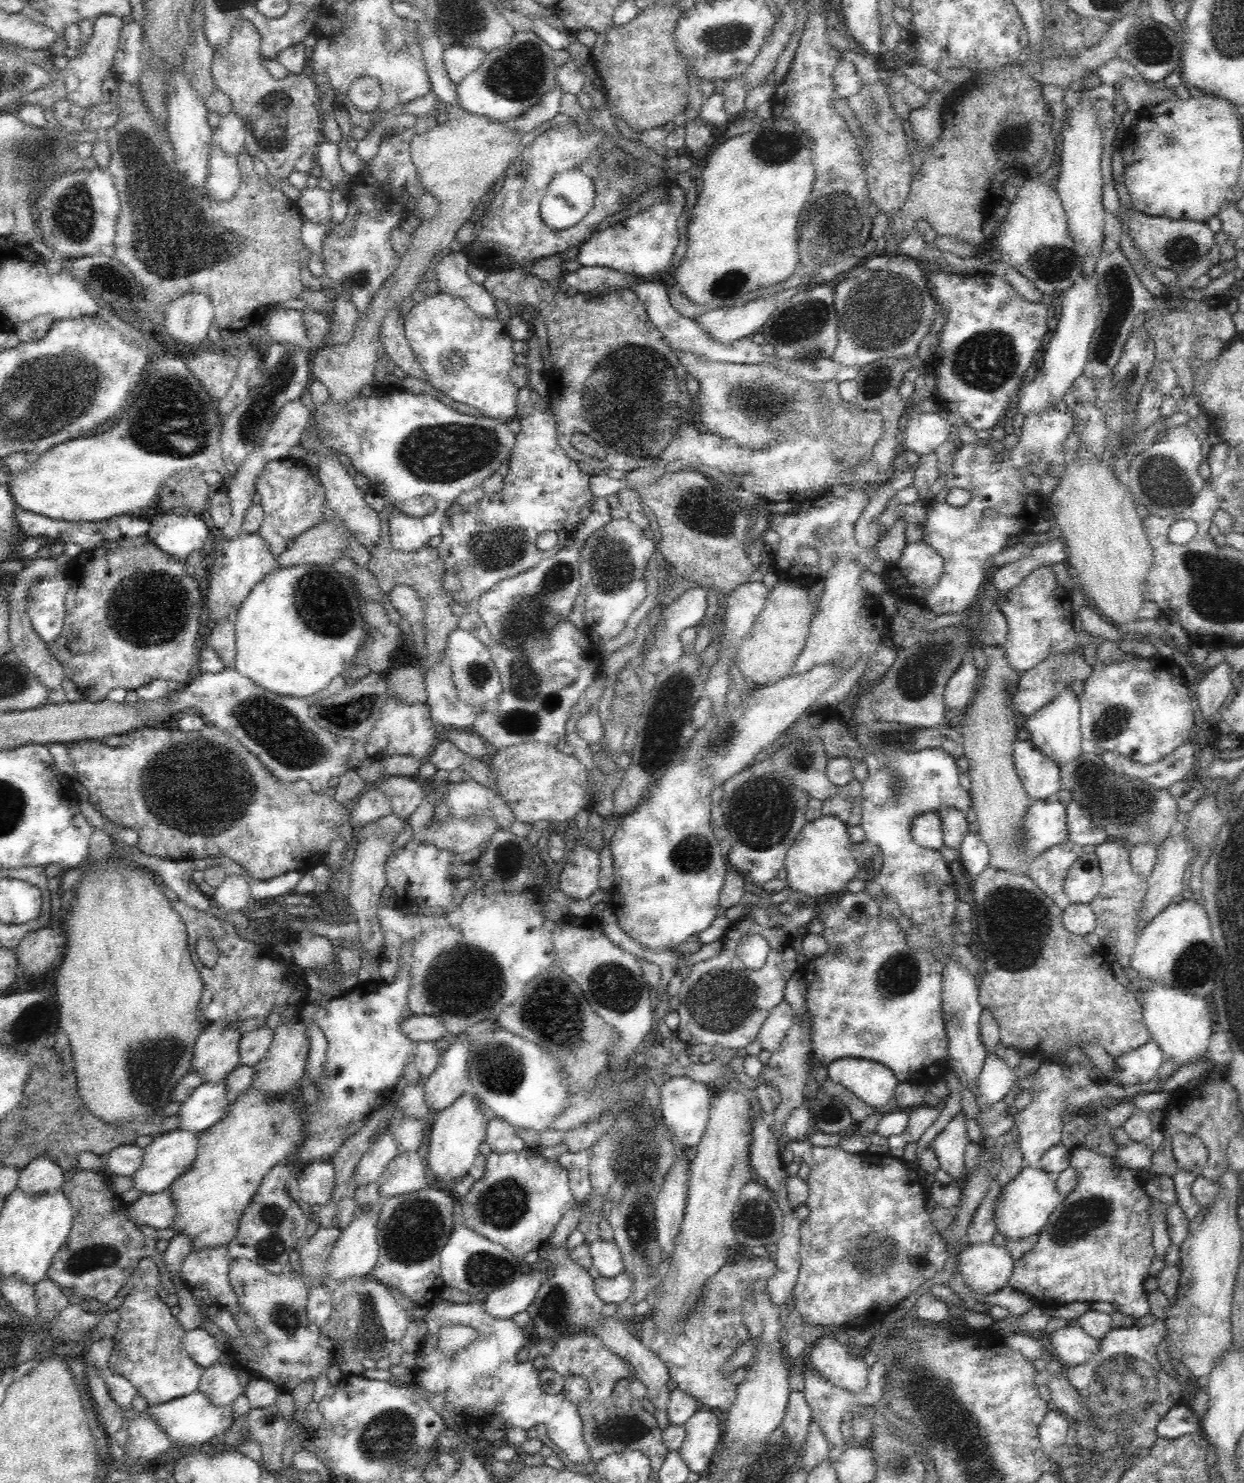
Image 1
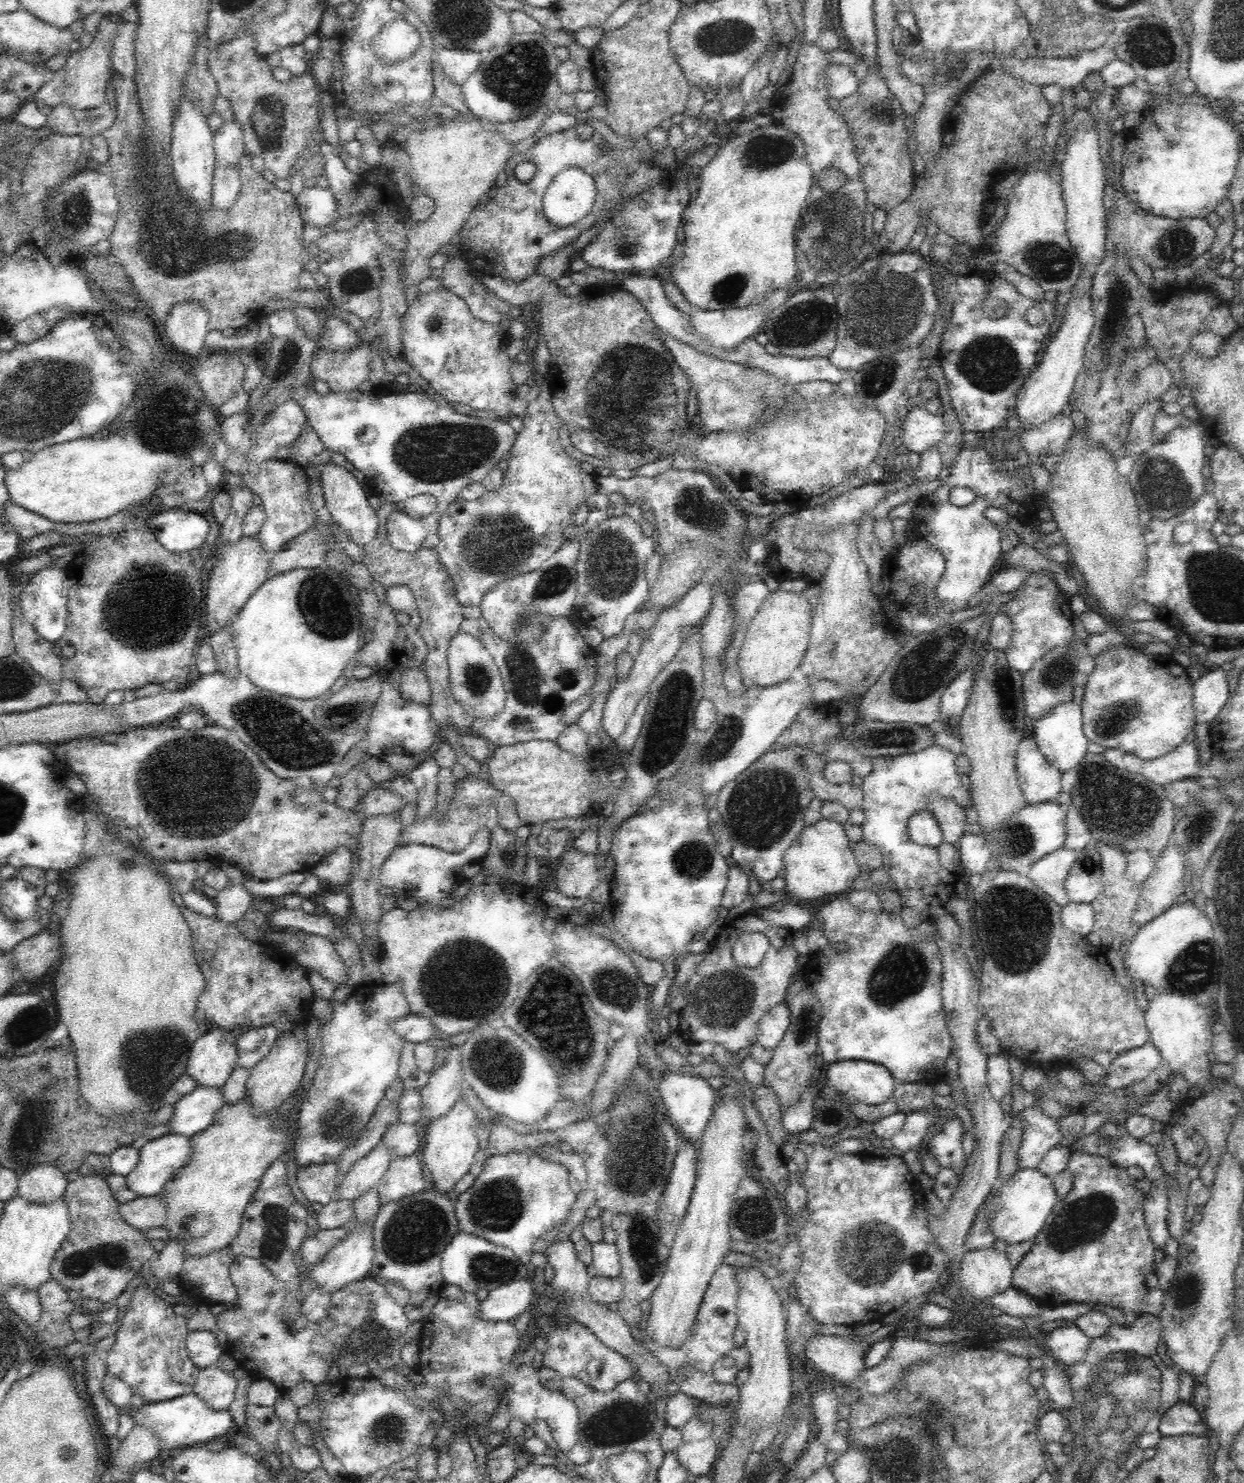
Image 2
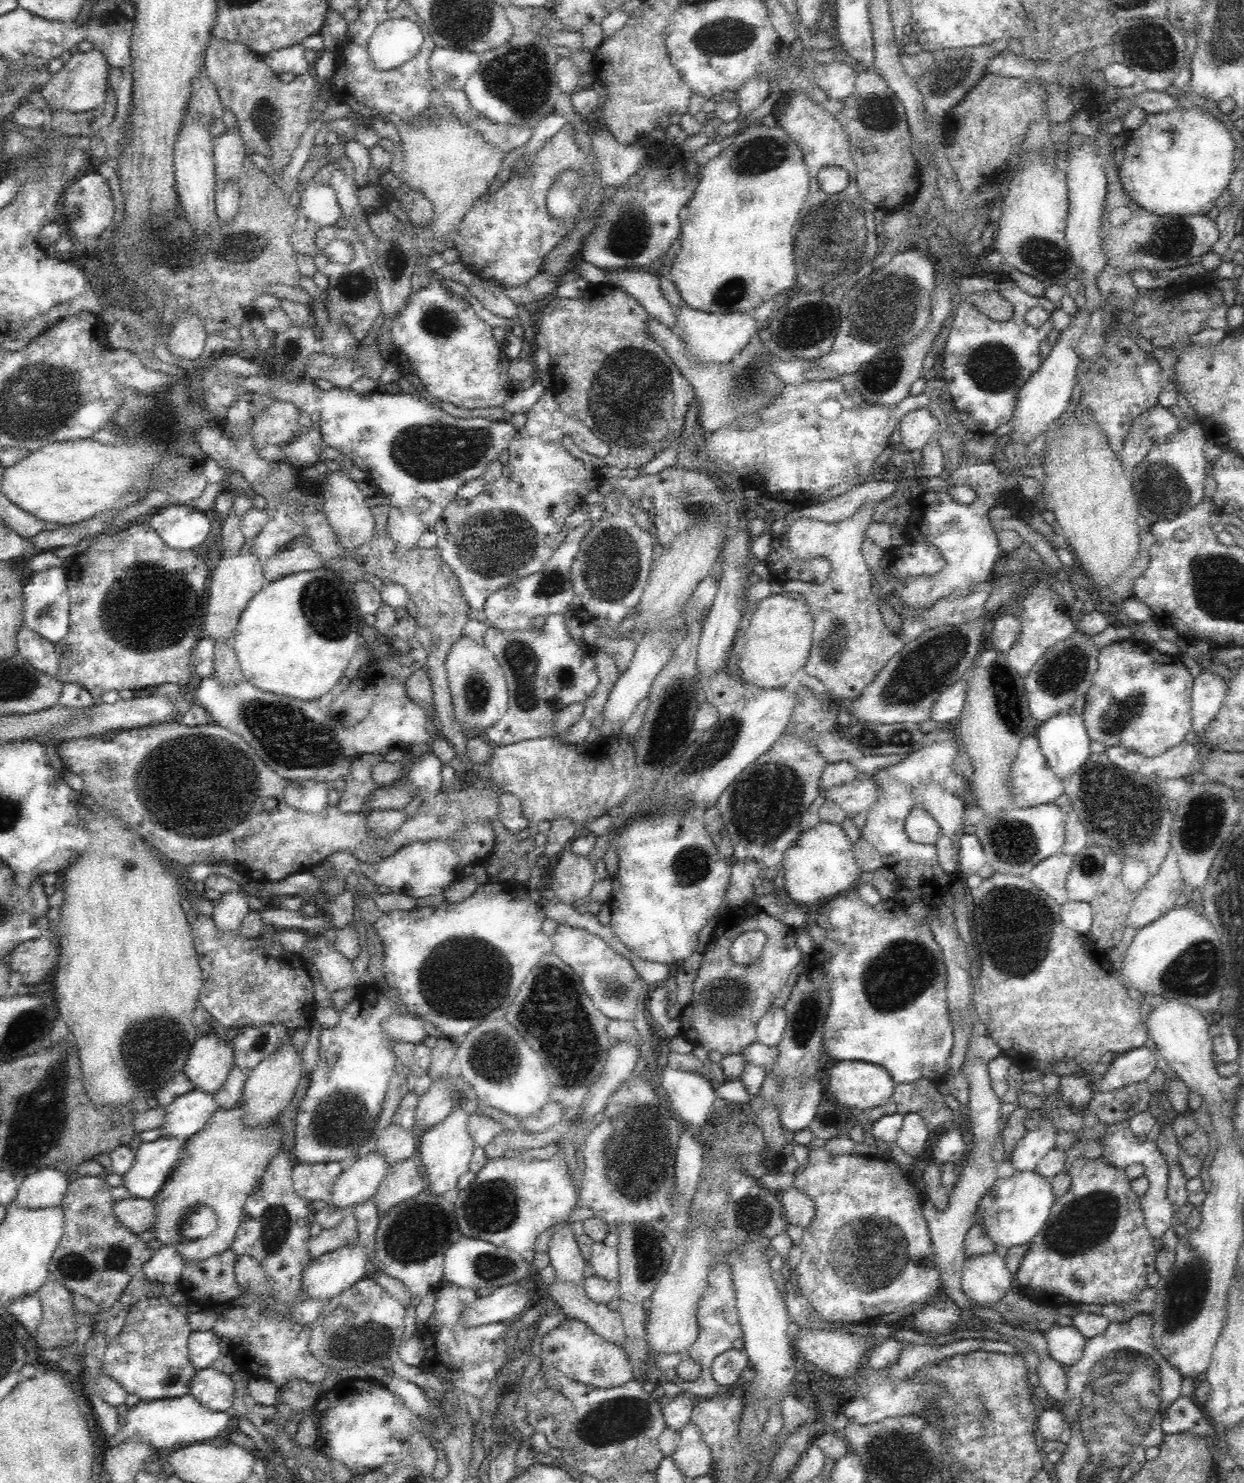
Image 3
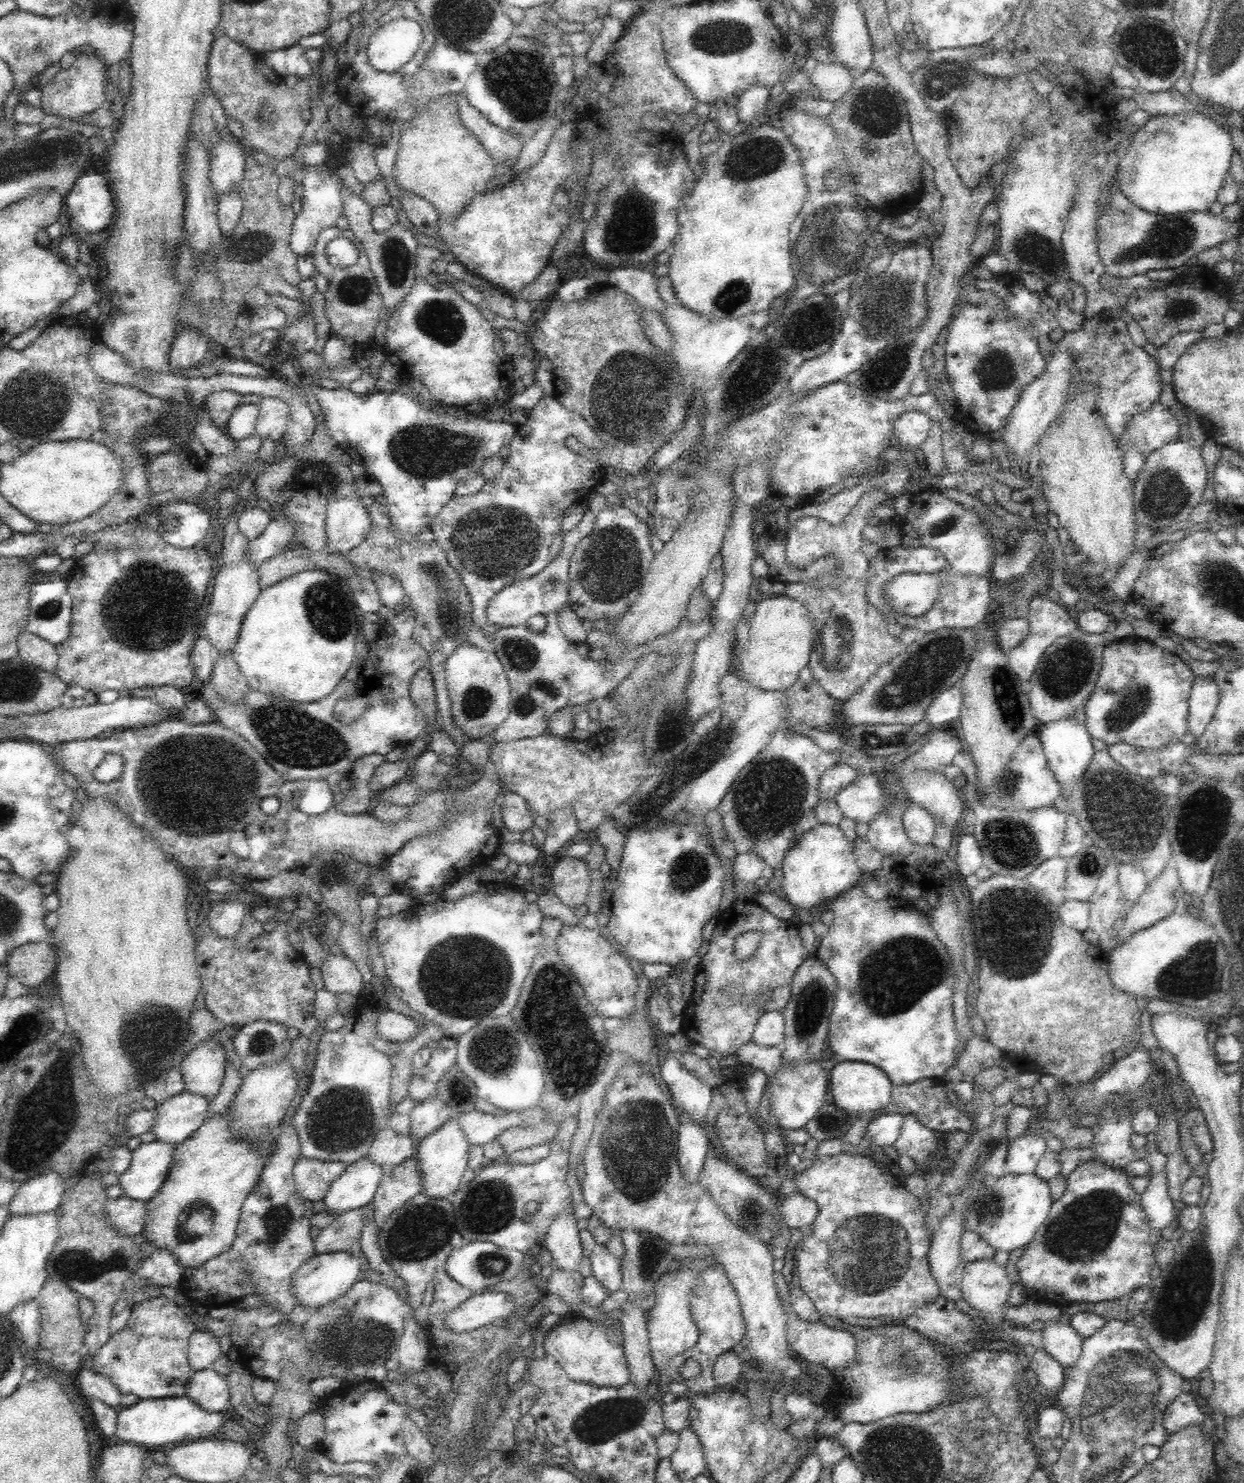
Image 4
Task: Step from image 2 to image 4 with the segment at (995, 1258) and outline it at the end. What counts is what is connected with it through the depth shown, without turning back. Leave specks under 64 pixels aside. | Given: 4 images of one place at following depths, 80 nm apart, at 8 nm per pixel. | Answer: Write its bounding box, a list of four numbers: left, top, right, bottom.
[962,1259,1011,1327]

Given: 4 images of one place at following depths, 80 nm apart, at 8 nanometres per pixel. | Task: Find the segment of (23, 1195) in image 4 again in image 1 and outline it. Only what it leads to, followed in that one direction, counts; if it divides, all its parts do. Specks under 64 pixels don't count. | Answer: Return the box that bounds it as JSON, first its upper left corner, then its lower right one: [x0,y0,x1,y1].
[17,1158,68,1195]

